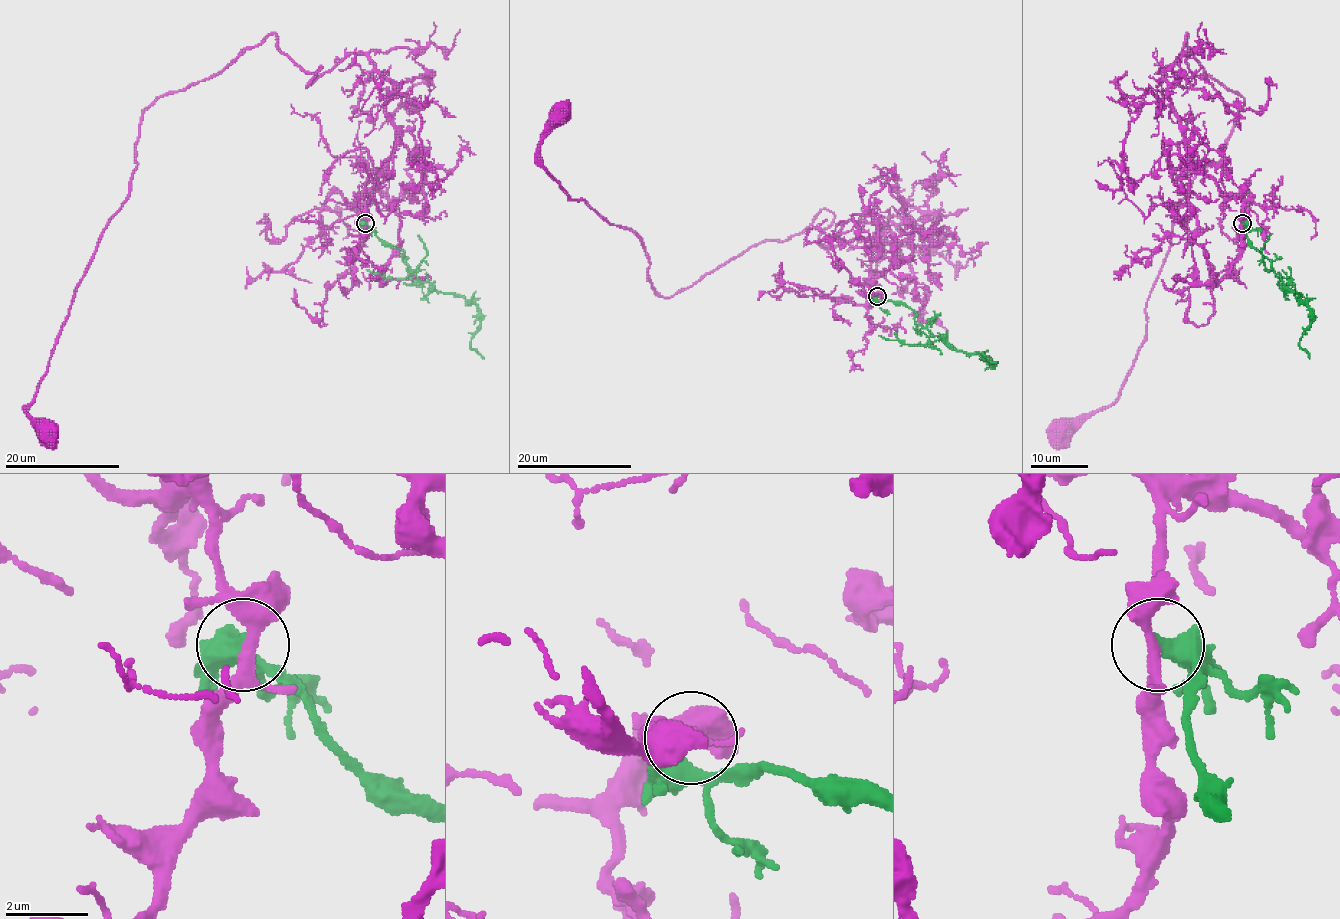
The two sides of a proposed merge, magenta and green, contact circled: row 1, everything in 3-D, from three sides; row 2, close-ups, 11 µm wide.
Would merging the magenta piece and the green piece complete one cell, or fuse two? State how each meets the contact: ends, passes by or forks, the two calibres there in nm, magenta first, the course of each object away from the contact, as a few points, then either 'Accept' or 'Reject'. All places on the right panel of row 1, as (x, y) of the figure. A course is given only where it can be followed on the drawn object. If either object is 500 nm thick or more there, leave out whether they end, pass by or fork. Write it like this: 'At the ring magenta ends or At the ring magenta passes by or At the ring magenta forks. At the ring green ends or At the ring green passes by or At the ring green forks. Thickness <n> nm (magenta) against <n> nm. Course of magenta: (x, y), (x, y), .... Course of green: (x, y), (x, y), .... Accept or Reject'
At the ring magenta forks. At the ring green passes by. Thickness 280 nm (magenta) against 300 nm. Course of magenta: (1242, 223), (1167, 94), (1187, 53), (1190, 86), (1155, 72), (1187, 33), (1243, 105), (1121, 393), (1059, 432). Course of green: (1242, 223), (1248, 226), (1246, 238), (1268, 259), (1273, 272), (1308, 305), (1311, 325), (1299, 346), (1309, 359). Reject

